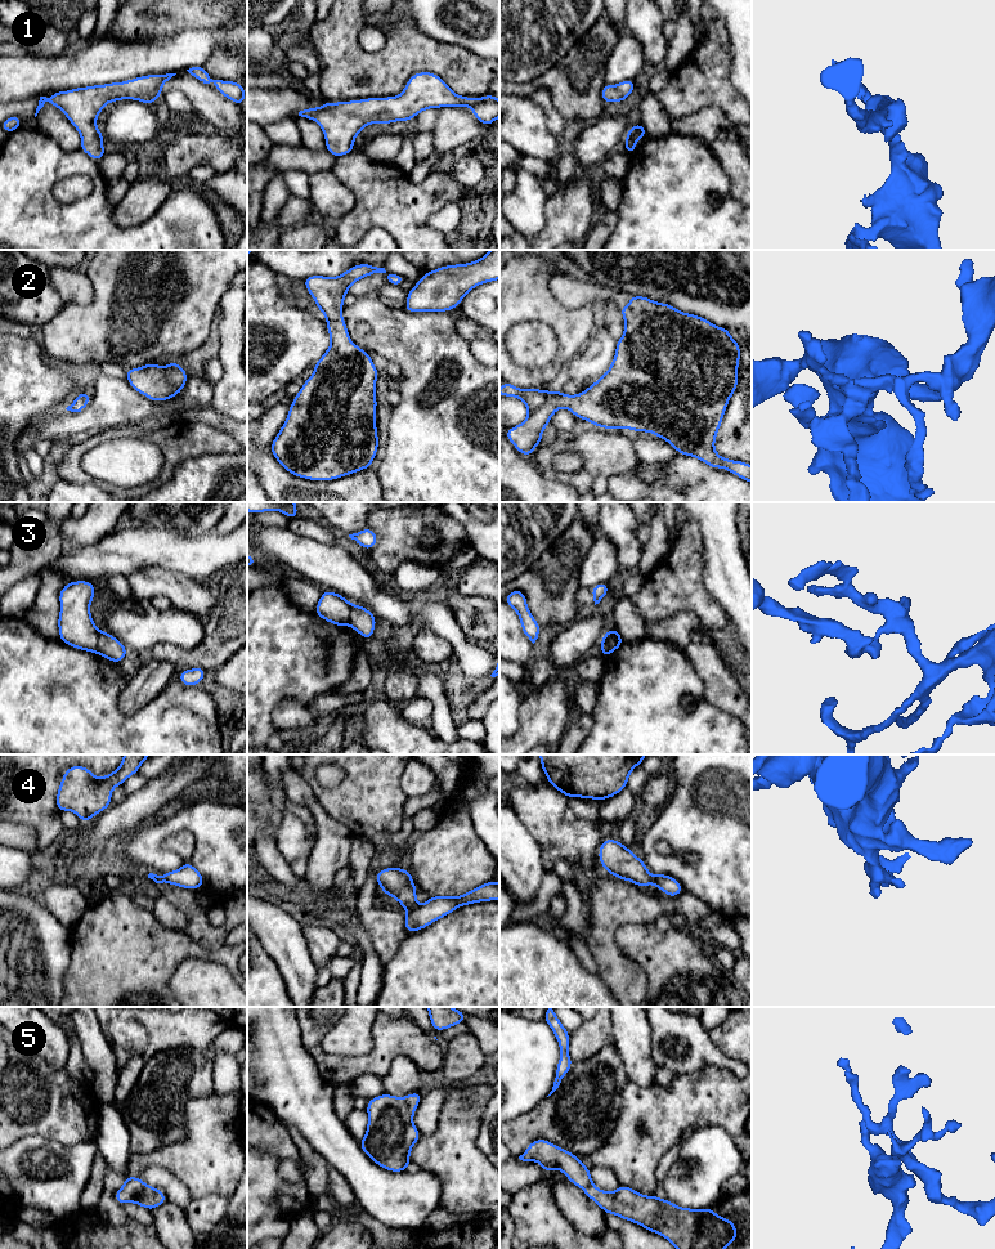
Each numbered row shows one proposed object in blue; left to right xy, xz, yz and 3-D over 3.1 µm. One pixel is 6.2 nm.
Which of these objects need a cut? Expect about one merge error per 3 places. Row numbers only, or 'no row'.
3, 4

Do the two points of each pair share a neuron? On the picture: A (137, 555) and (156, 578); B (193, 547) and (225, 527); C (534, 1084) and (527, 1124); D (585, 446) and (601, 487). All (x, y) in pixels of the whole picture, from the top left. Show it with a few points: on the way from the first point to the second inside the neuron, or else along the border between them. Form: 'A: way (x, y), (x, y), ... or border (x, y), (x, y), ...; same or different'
A: border (176, 571), (143, 567), (126, 577); different
B: border (215, 529), (223, 533), (233, 531); different
C: border (546, 1096), (530, 1110), (512, 1120); different
D: border (606, 477), (599, 475), (590, 488); different

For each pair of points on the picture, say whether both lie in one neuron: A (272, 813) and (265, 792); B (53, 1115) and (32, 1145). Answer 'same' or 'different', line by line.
A: same
B: different

